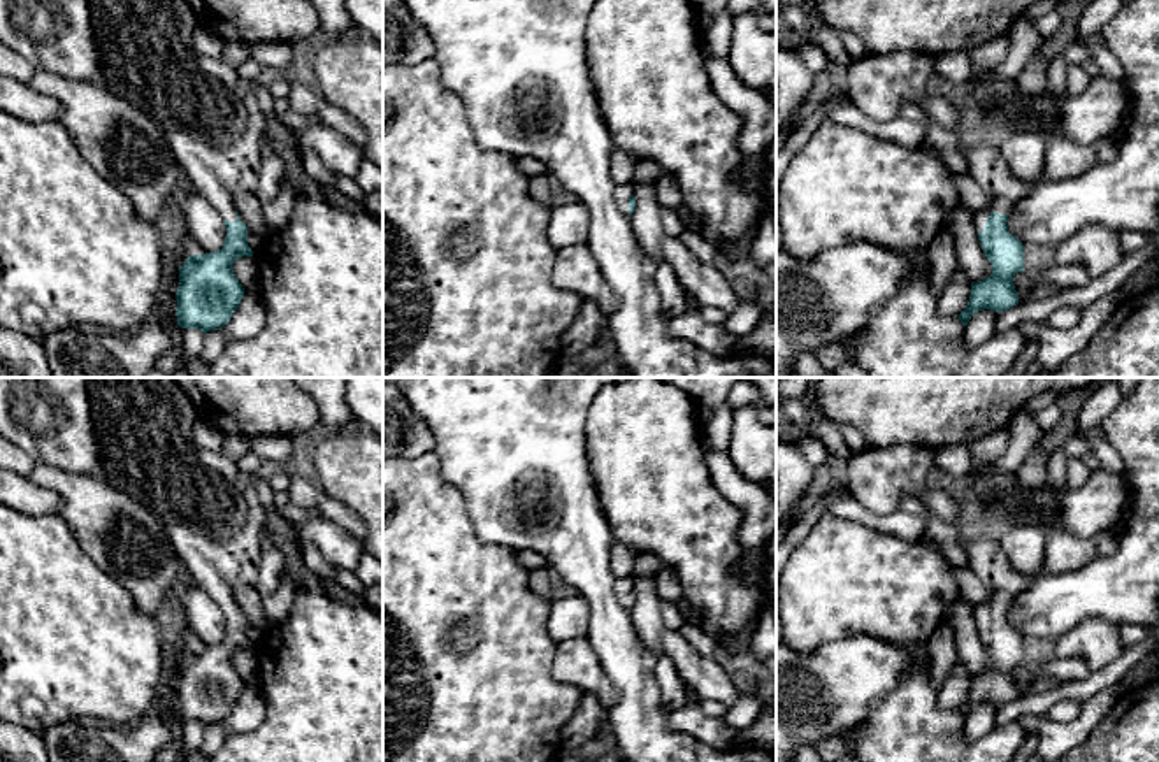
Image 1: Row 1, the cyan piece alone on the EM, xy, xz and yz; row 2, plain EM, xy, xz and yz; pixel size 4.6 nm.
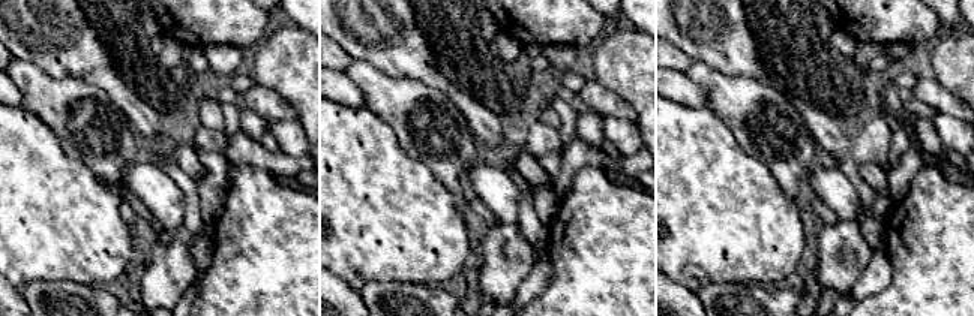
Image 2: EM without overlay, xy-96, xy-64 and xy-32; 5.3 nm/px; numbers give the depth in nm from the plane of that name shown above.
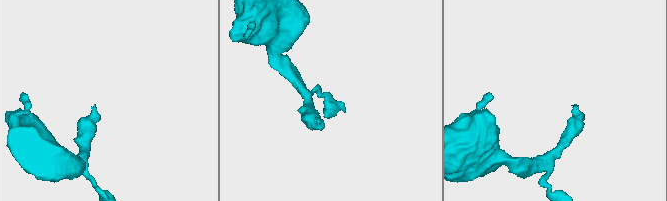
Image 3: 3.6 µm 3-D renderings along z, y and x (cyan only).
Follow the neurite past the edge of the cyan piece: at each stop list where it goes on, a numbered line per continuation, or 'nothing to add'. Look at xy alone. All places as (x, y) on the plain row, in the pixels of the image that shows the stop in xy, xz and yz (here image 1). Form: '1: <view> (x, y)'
1: xy (220, 567)

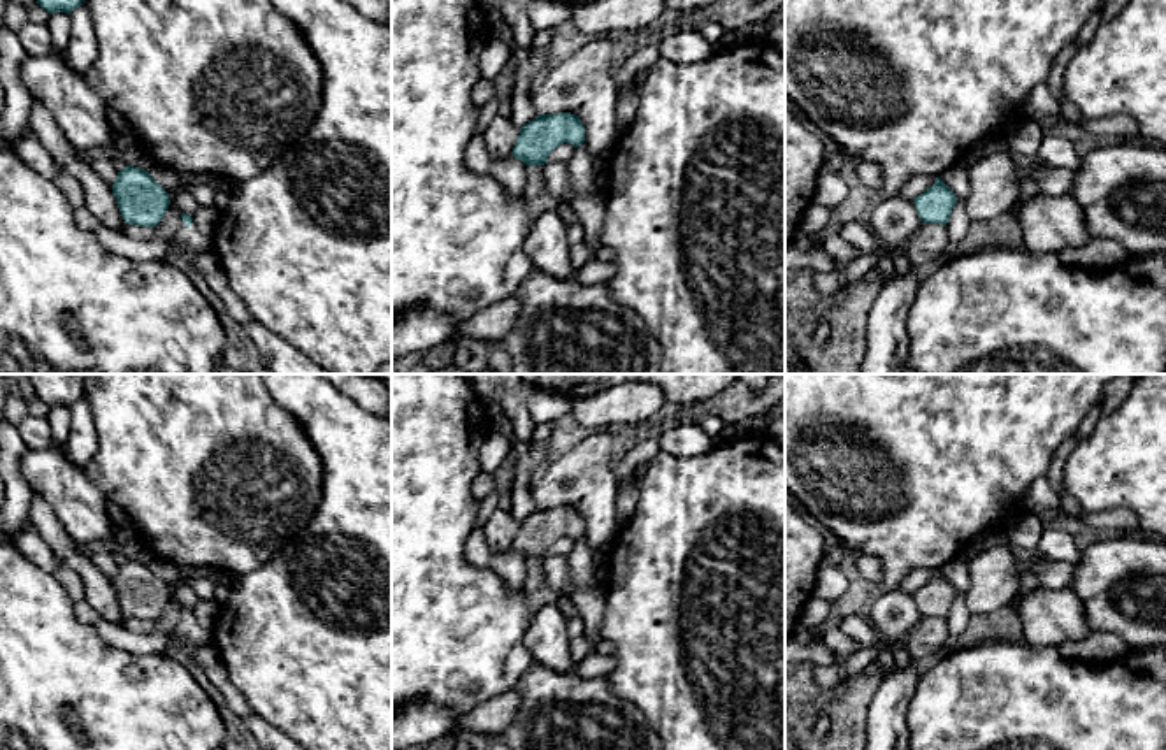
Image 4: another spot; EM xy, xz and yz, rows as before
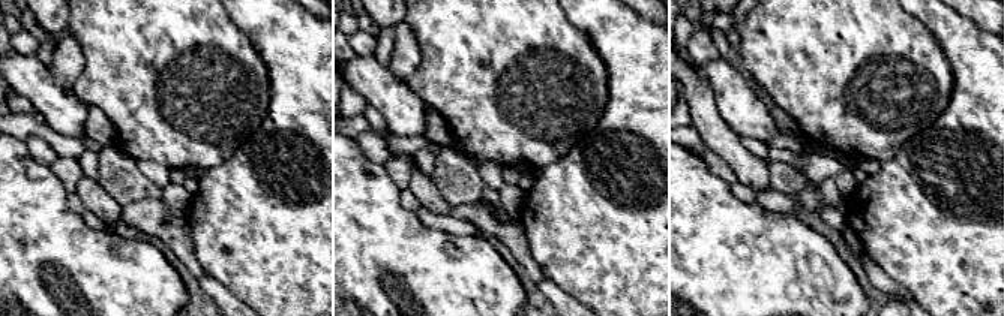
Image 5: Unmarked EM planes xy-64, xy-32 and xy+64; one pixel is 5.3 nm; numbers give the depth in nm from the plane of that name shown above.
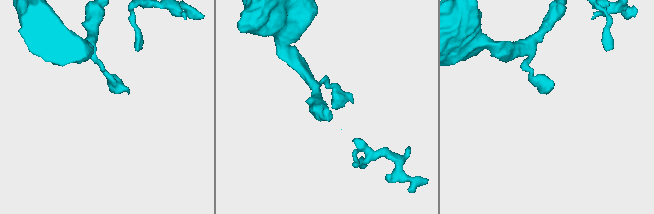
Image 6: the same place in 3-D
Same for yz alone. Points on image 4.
nothing to add

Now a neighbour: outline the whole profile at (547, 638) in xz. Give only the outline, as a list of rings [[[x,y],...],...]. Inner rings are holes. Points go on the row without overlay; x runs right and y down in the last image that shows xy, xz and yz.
[[[557,604],[543,606],[534,611],[525,631],[523,645],[530,652],[534,664],[555,673],[578,669],[571,655],[569,620],[560,613]]]

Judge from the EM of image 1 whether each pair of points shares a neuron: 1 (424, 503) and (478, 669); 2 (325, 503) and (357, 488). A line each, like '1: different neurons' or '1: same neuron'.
1: same neuron
2: different neurons

